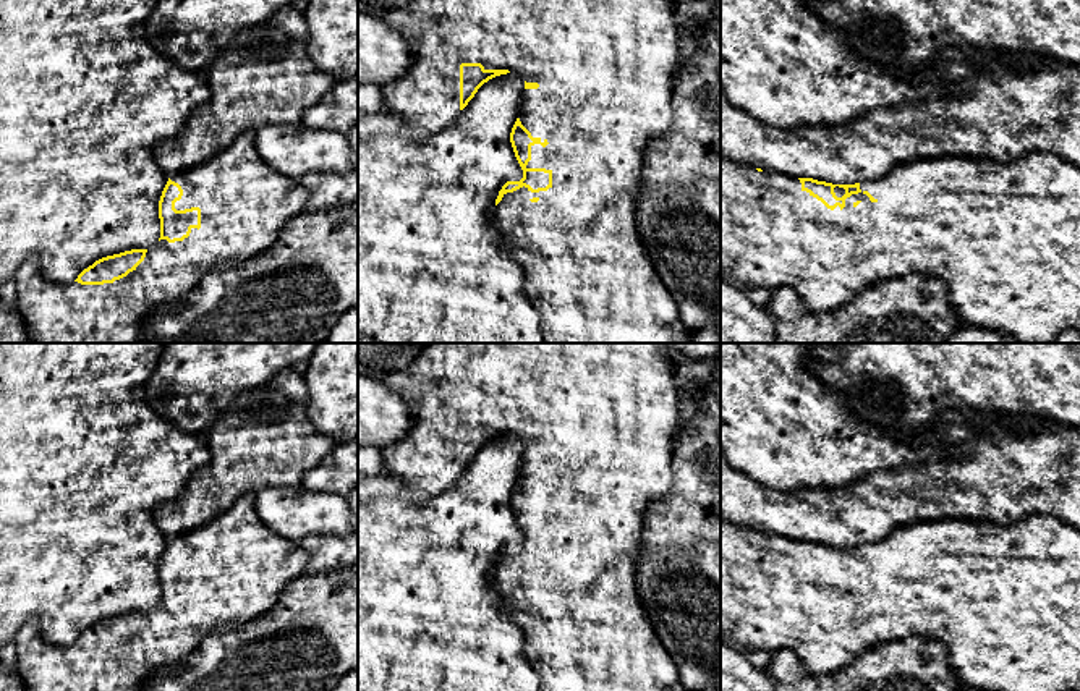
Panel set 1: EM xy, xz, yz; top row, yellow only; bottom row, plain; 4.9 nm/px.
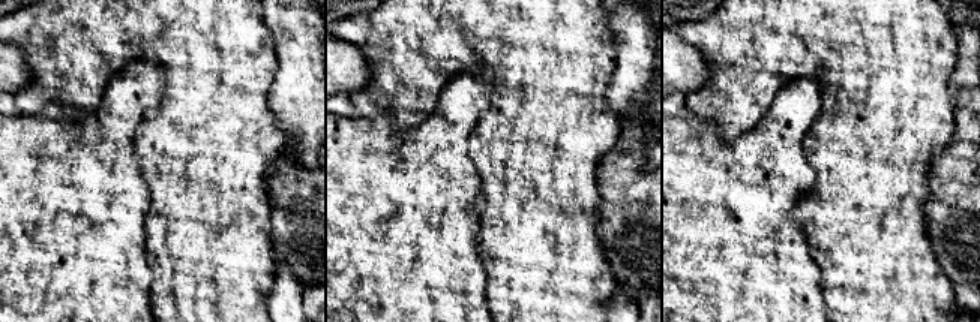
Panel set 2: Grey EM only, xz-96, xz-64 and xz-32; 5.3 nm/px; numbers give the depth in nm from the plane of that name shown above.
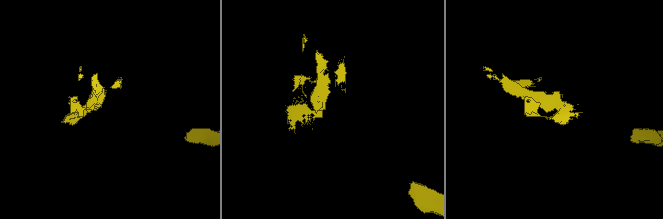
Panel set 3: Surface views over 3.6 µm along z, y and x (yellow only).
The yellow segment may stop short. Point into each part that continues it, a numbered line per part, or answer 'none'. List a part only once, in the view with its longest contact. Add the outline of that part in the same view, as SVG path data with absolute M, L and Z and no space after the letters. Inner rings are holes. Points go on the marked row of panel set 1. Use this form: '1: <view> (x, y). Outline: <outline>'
1: xz (604, 68). Outline: M411 0L402 8L385 10L377 16L397 31L411 50L411 68L398 79L382 86L382 97L389 112L400 115L411 129L413 141L421 142L447 128L460 113L460 65L481 63L484 70L508 70L526 83L538 83L538 89L525 89L520 121L541 142L531 146L531 160L526 168L552 172L552 186L547 191L531 193L520 188L504 194L494 207L497 227L510 256L525 273L525 293L539 312L539 329L544 343L691 343L693 332L683 324L674 295L654 269L636 227L636 202L644 194L643 163L648 142L665 134L672 126L670 84L678 65L682 37L670 0Z

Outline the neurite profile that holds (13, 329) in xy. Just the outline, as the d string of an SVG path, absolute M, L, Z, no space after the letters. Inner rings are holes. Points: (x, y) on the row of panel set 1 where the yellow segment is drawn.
M0 299L0 343L34 343L19 316L18 306L8 307Z

